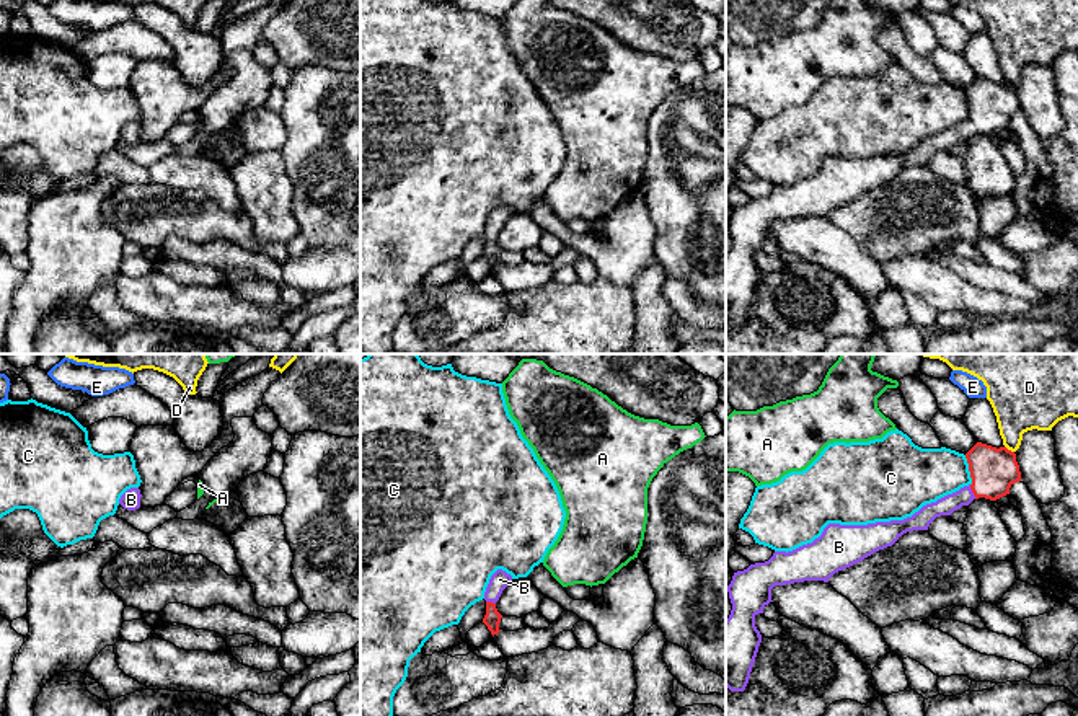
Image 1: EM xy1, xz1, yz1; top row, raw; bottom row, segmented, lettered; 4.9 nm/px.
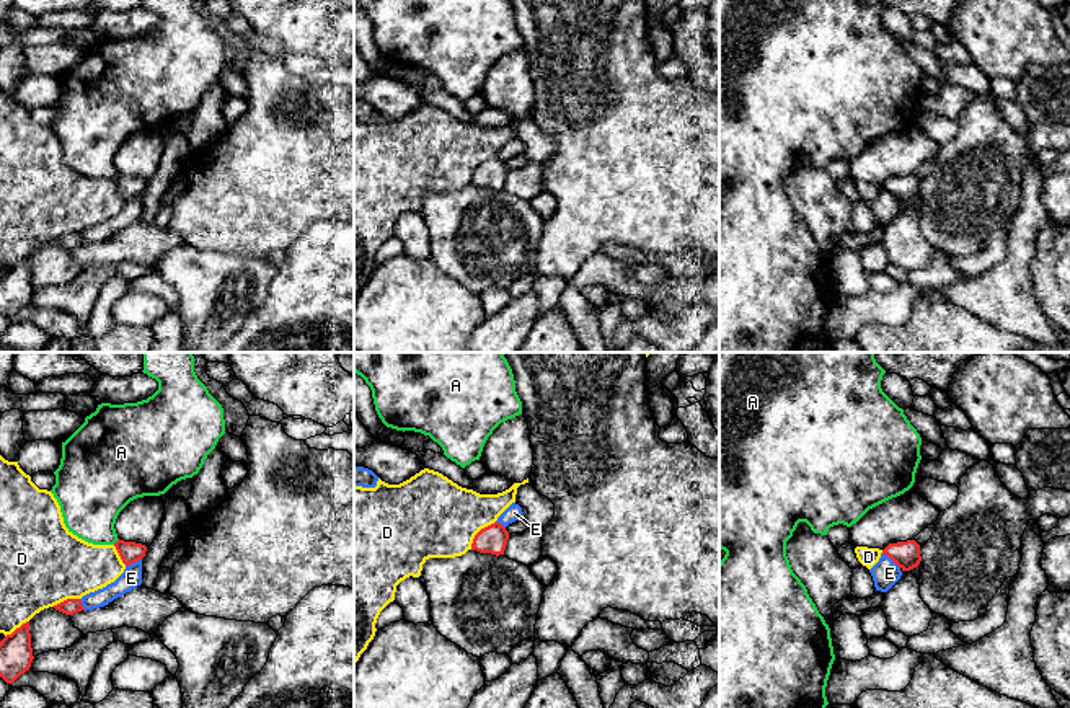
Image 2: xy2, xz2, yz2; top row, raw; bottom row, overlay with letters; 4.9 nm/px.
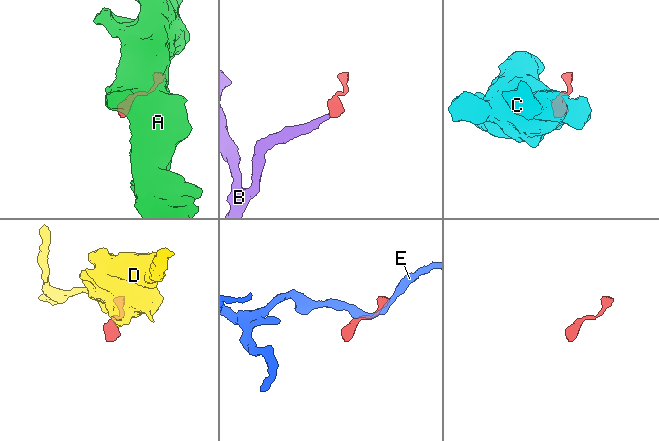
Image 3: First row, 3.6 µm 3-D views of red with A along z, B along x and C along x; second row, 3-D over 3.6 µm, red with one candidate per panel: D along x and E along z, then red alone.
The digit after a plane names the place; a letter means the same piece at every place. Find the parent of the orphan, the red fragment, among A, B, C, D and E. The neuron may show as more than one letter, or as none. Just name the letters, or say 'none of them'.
B

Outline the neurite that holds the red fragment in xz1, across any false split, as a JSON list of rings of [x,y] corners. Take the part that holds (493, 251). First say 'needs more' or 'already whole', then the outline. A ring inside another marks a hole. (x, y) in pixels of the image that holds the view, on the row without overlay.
needs more; [[[497,204],[491,214],[489,219],[486,222],[484,227],[484,235],[486,235],[486,250],[483,253],[483,258],[488,261],[488,264],[491,266],[491,269],[497,269],[499,264],[499,258],[502,250],[497,246],[496,243],[496,236],[499,235],[502,225],[507,222],[507,219],[512,215],[512,210],[507,209],[502,204]]]

